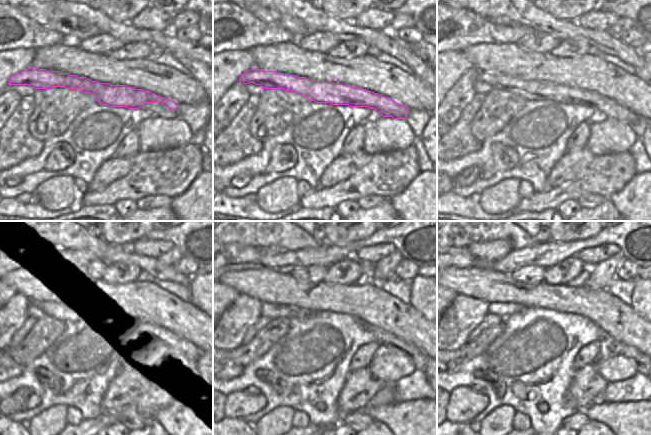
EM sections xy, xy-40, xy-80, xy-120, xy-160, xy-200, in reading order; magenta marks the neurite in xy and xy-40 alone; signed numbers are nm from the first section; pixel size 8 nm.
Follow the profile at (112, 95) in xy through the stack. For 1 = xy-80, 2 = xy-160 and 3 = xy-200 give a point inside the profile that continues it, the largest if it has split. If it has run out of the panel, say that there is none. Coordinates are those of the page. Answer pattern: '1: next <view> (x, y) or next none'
1: next xy-80 (529, 90)
2: next xy-160 (382, 337)
3: next xy-200 (611, 347)

